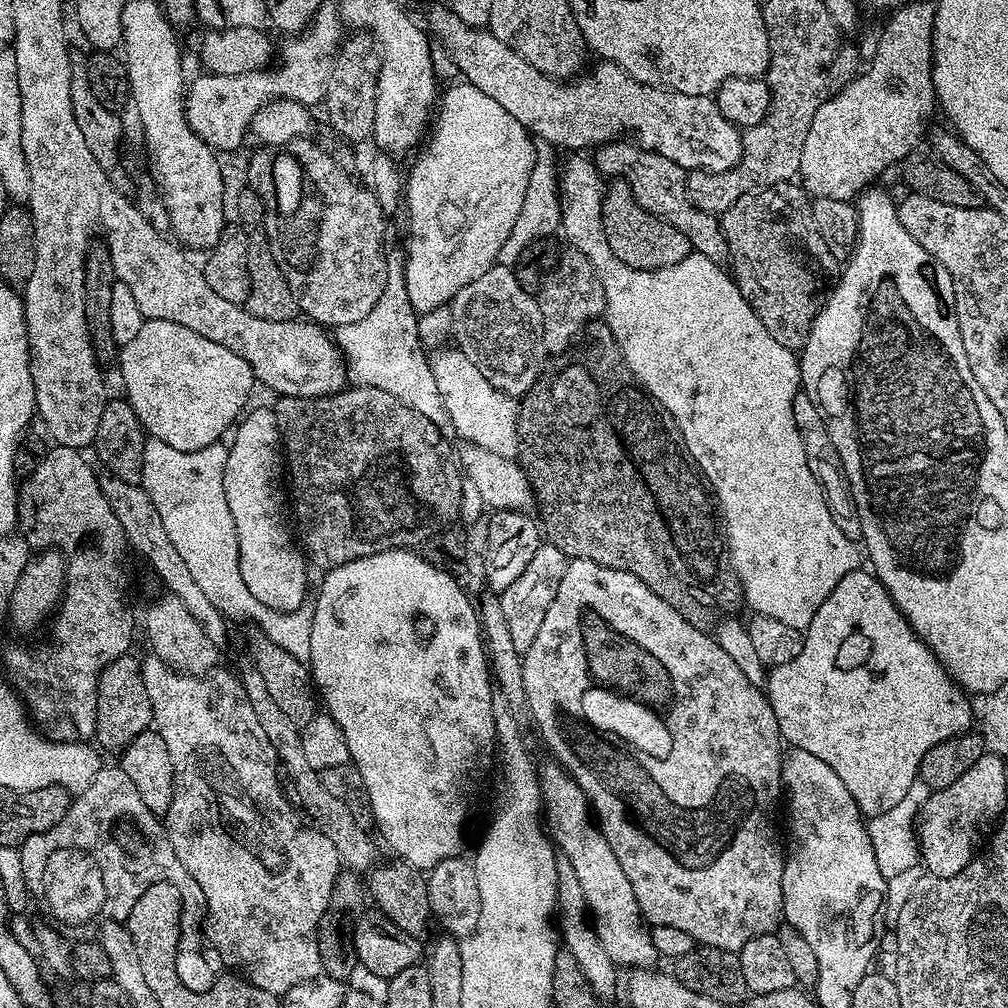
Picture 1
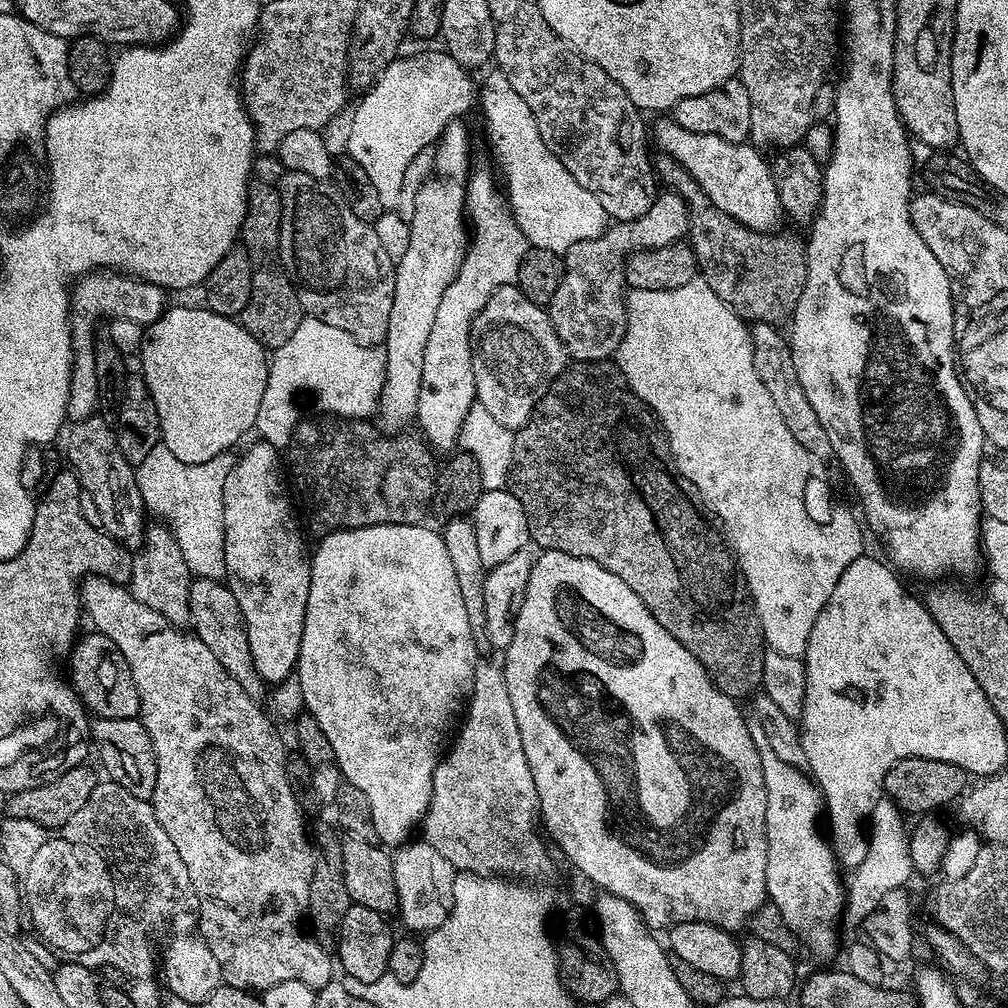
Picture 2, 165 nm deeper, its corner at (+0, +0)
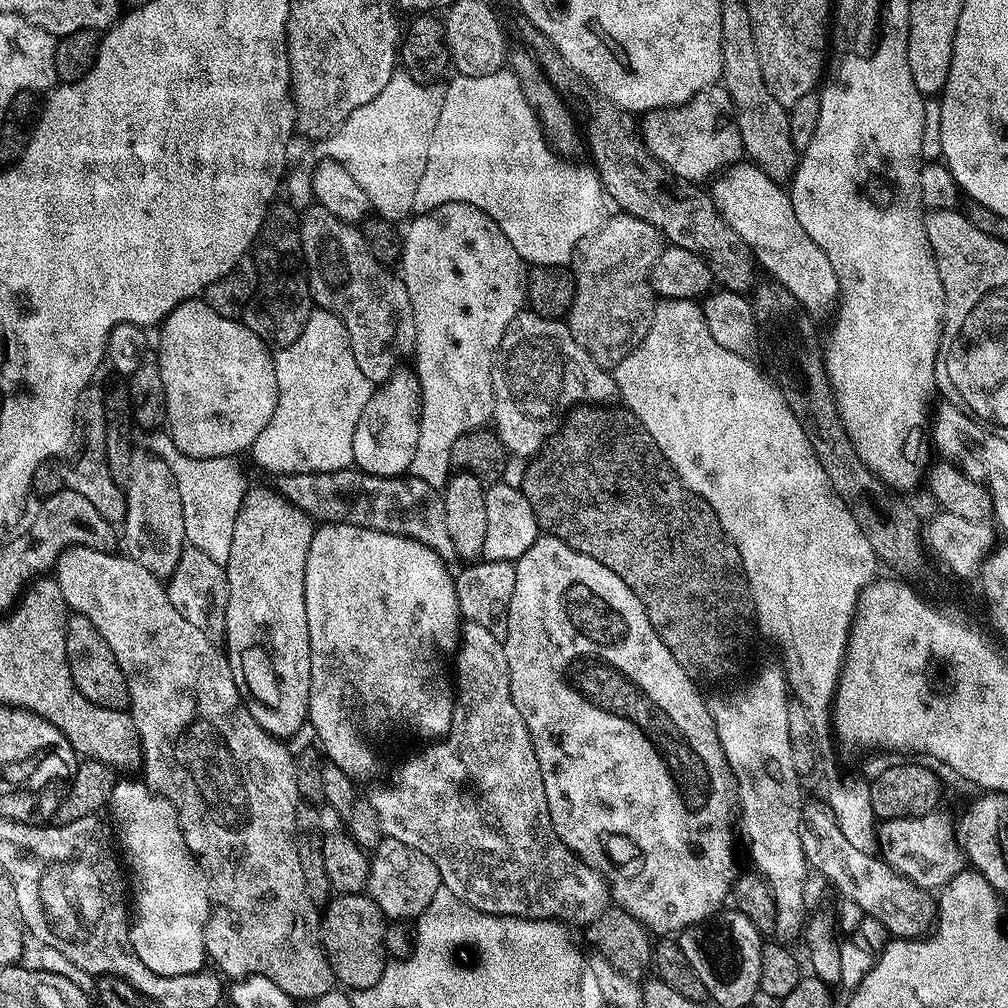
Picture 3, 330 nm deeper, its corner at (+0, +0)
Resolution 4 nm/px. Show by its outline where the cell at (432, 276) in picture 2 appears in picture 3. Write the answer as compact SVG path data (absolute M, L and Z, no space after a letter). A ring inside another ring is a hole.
M401 366L393 372L391 378L373 391L370 402L366 402L366 410L362 410L362 418L358 418L358 426L354 430L353 465L361 472L369 472L371 476L405 475L414 462L414 450L418 446L419 425L420 383L411 367Z

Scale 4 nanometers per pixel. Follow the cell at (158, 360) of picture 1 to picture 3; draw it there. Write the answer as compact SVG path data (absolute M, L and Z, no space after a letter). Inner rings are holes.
M203 299L182 300L177 303L175 310L166 317L163 324L159 325L160 348L158 347L158 359L160 362L160 373L162 374L162 386L166 394L166 431L172 437L174 446L182 450L182 454L193 456L199 460L206 458L218 458L219 456L239 457L239 452L247 453L252 444L266 430L266 422L274 418L274 410L278 406L278 378L276 377L276 361L273 353L267 344L260 340L260 333L239 330L240 332L228 332L234 328L234 321L230 318L222 318L220 312L210 310L210 306L205 304Z

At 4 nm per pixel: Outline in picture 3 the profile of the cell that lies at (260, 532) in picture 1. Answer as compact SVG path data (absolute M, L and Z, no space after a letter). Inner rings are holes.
M249 487L240 502L238 518L234 522L234 538L230 542L230 558L226 565L229 601L226 602L222 644L234 674L234 686L238 686L246 710L250 710L254 722L277 738L294 735L300 727L305 727L308 718L310 634L306 626L304 575L313 531L312 517L298 505L291 504L275 487Z

